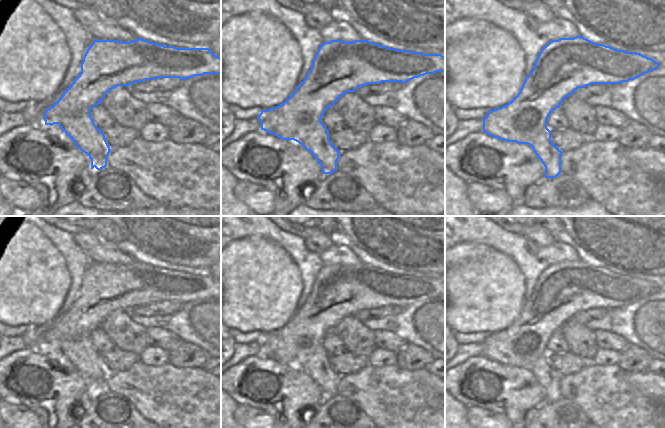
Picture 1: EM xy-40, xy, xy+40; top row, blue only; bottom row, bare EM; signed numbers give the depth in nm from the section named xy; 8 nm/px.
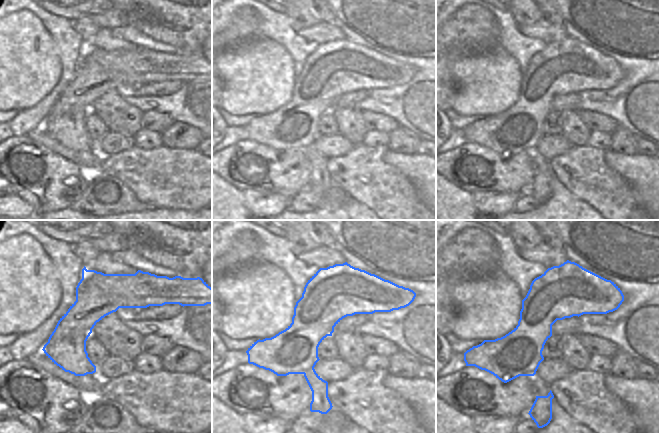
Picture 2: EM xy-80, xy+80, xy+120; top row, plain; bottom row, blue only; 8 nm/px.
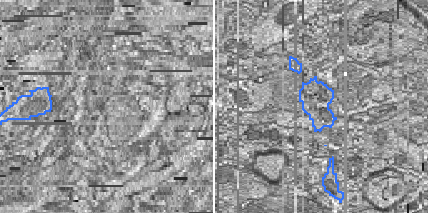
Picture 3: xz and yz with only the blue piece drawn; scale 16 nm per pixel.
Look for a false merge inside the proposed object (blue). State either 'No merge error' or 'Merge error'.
Merge error

